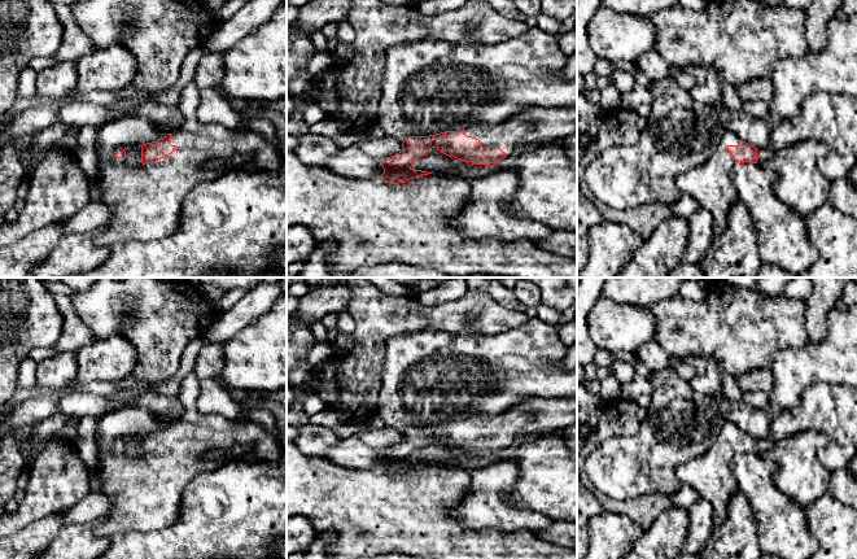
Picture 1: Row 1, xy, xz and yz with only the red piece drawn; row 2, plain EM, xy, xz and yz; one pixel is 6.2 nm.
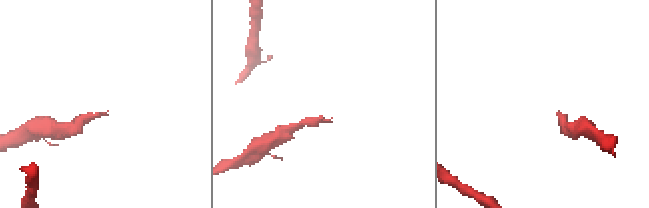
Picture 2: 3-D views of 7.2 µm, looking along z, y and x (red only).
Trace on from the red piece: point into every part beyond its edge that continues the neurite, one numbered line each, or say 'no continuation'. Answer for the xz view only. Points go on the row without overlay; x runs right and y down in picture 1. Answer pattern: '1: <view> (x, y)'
1: xz (537, 415)

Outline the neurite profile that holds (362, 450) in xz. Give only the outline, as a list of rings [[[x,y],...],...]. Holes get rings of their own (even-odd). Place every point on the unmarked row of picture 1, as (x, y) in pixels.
[[[390,427],[384,429],[367,428],[340,438],[324,457],[346,468],[381,468],[384,464],[382,450],[399,444],[402,438],[402,433]]]

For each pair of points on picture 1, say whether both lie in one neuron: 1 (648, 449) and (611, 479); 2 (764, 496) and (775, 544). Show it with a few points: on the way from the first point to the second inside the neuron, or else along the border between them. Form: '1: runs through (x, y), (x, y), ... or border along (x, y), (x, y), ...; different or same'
1: runs through (639, 458), (630, 467), (620, 470); same
2: runs through (772, 507), (775, 514), (775, 532); same

